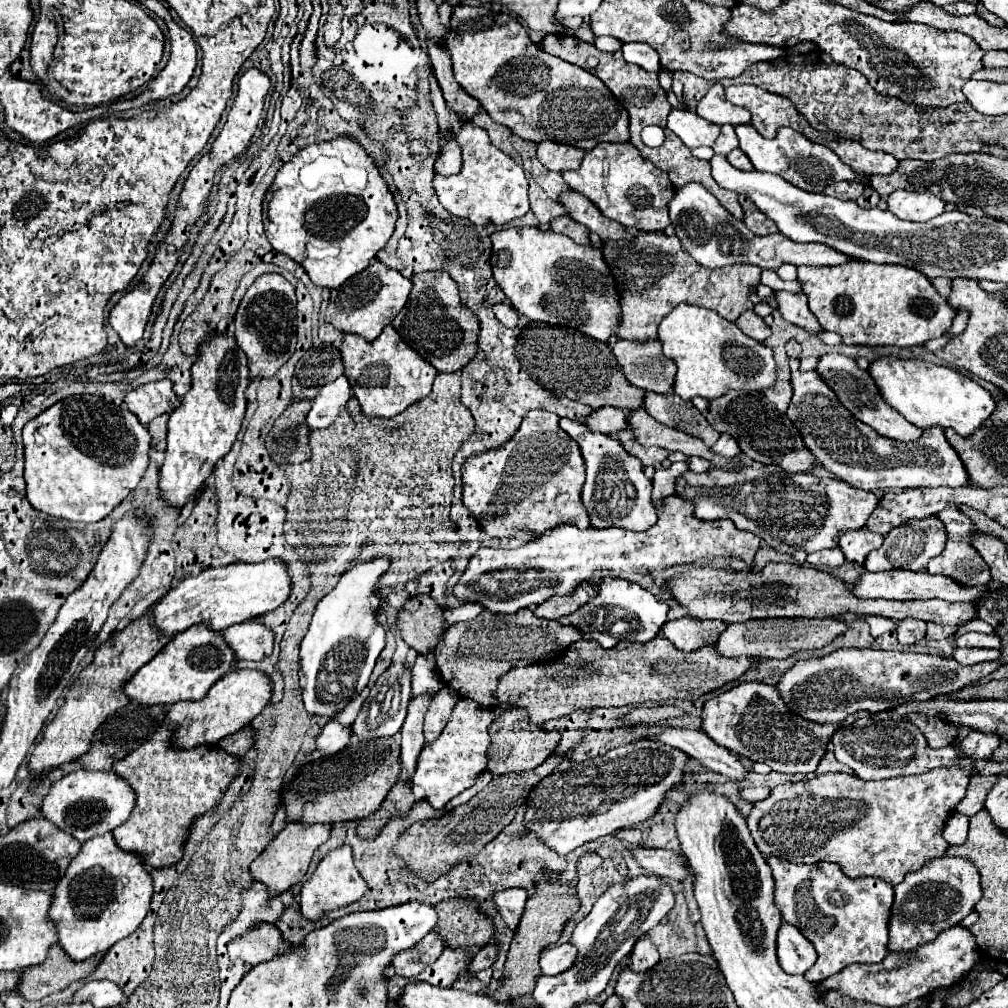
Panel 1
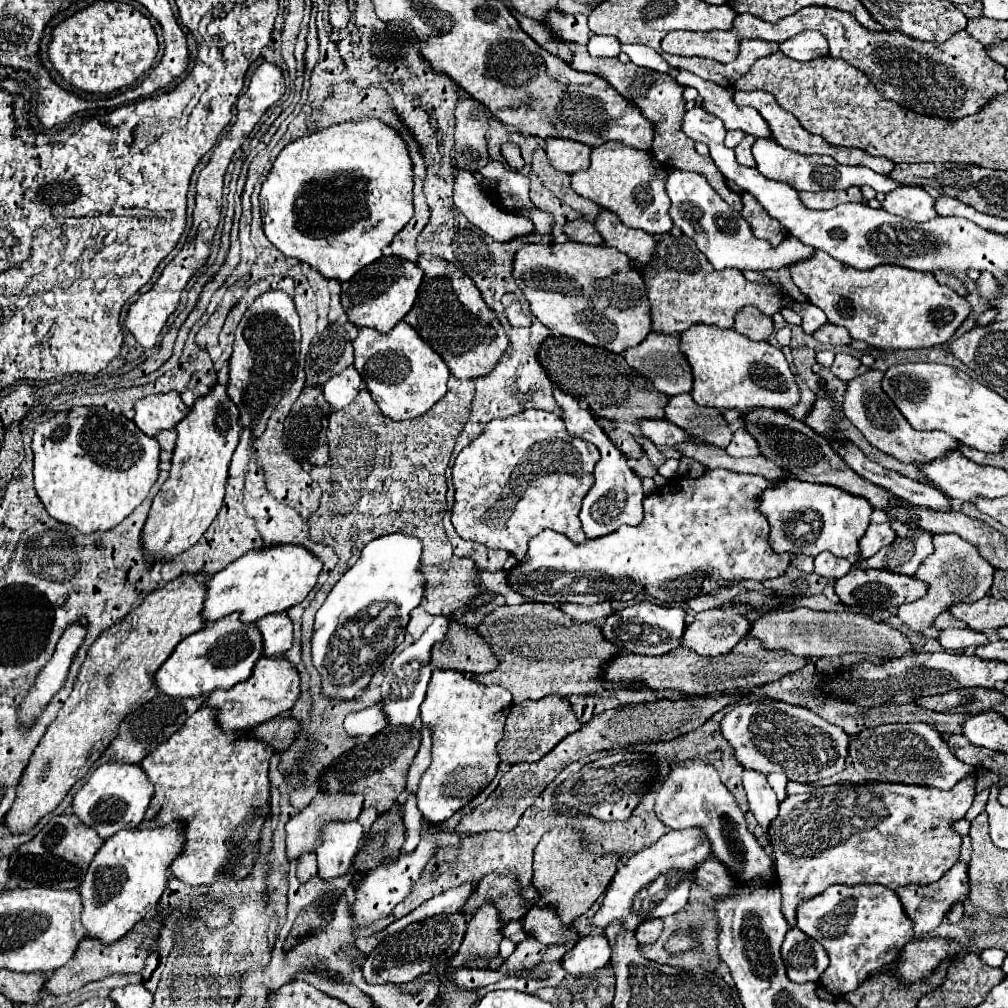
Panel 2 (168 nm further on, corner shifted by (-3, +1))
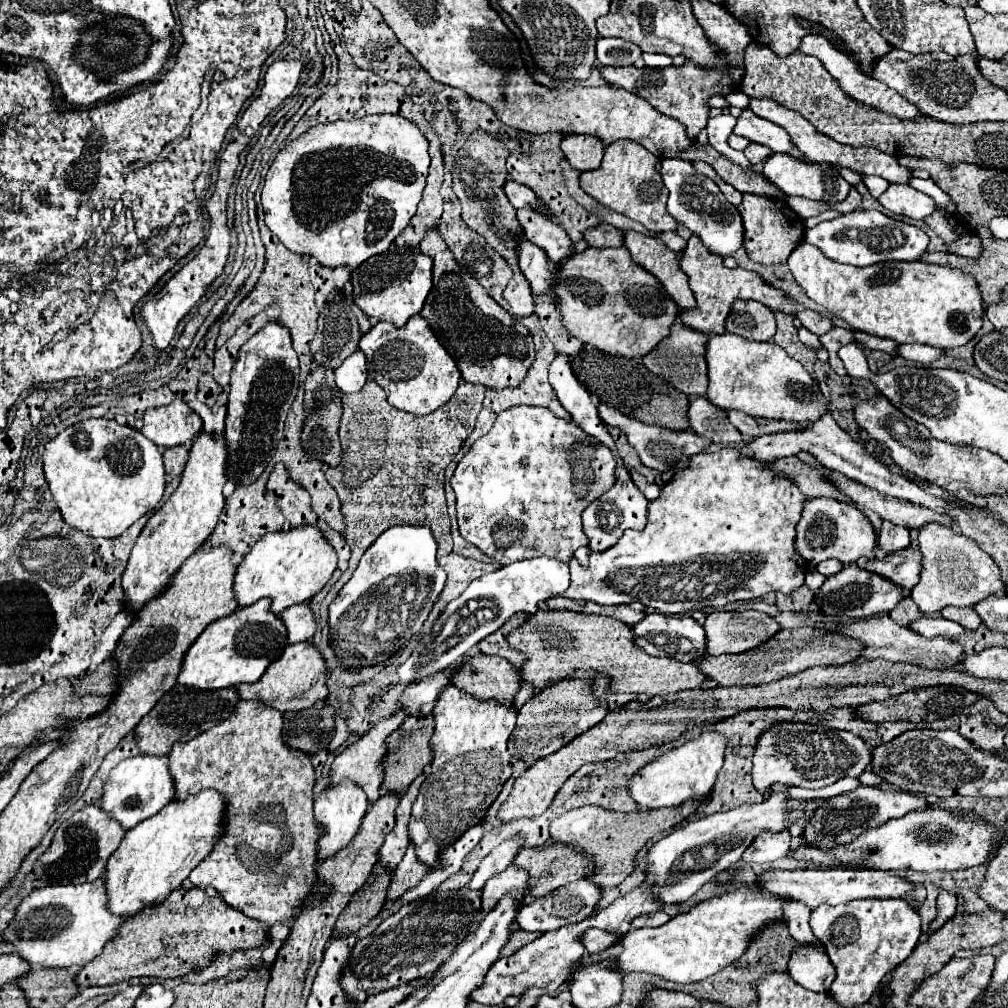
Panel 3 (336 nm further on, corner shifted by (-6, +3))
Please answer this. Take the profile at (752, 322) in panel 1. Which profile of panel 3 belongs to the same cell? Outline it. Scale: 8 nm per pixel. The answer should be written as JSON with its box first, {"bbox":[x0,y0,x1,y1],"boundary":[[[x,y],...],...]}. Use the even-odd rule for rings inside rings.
{"bbox":[725,299,775,341],"boundary":[[[737,299],[727,315],[725,331],[751,341],[771,341],[775,335],[775,315],[763,303]]]}

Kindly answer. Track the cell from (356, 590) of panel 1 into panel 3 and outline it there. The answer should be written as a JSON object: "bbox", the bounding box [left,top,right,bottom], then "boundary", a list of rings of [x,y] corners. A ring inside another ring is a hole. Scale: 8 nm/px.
{"bbox":[329,525,447,669],"boundary":[[[395,525],[391,529],[387,529],[361,557],[353,577],[343,585],[343,589],[339,591],[339,595],[335,597],[335,601],[329,607],[329,641],[333,651],[337,653],[339,661],[343,661],[345,667],[349,669],[363,669],[363,667],[371,667],[377,665],[385,655],[385,641],[393,639],[393,643],[405,643],[407,633],[409,639],[413,635],[417,635],[429,615],[429,611],[433,609],[433,603],[437,601],[439,593],[443,591],[447,573],[443,571],[443,567],[437,563],[437,541],[431,533],[429,527],[423,525]],[[361,611],[385,611],[387,613],[387,621],[385,625],[375,627],[369,635],[363,633],[363,623],[361,623]]]}

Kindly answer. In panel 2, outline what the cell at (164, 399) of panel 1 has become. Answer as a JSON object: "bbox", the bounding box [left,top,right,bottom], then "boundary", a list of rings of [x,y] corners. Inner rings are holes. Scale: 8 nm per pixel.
{"bbox":[134,391,190,437],"boundary":[[[168,391],[138,399],[134,403],[134,411],[134,423],[148,437],[156,437],[162,429],[174,429],[176,423],[190,413],[190,407],[180,401],[178,391]]]}

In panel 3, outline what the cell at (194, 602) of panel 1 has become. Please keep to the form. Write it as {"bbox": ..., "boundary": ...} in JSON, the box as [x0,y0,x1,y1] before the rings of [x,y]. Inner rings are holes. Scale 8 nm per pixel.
{"bbox":[233,525,337,615],"boundary":[[[317,525],[273,531],[261,537],[237,567],[233,587],[235,599],[239,601],[239,607],[247,607],[263,597],[269,597],[273,601],[271,609],[281,615],[287,607],[309,601],[313,595],[317,595],[327,585],[335,569],[337,553]]]}

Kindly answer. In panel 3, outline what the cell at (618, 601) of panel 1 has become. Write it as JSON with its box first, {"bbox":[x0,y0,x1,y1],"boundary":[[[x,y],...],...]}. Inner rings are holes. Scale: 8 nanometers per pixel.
{"bbox":[633,613,707,663],"boundary":[[[649,613],[641,623],[633,627],[633,633],[637,635],[635,643],[647,651],[649,655],[655,657],[669,657],[681,663],[695,663],[701,661],[707,655],[705,649],[705,631],[703,627],[689,615],[659,615],[659,613]]]}

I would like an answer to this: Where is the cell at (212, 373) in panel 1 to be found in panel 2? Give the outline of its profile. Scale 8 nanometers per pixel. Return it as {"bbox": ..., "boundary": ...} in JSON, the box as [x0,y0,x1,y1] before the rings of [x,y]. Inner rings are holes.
{"bbox":[142,383,240,561],"boundary":[[[214,383],[206,395],[196,399],[188,417],[176,425],[176,449],[170,461],[170,475],[152,501],[148,521],[142,529],[142,543],[152,561],[170,559],[190,545],[210,527],[222,507],[224,485],[234,449],[240,439],[240,411],[228,397],[228,383]]]}

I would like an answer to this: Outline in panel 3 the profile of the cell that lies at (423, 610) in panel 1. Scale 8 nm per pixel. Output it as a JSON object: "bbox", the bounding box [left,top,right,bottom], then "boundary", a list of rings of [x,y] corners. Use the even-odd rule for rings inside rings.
{"bbox":[453,653,521,707],"boundary":[[[479,653],[471,655],[453,675],[453,685],[479,701],[495,699],[497,703],[503,701],[505,707],[513,707],[521,675],[509,661]]]}

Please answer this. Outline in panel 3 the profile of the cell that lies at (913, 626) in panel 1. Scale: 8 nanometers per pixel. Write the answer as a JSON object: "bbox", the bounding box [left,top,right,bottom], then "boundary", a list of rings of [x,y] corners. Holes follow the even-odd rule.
{"bbox":[911,523,1005,615],"boundary":[[[925,523],[917,531],[923,561],[921,561],[921,579],[911,589],[911,597],[925,615],[941,611],[947,605],[969,607],[1005,589],[1005,585],[1001,583],[1001,571],[997,563],[963,533],[941,523]]]}

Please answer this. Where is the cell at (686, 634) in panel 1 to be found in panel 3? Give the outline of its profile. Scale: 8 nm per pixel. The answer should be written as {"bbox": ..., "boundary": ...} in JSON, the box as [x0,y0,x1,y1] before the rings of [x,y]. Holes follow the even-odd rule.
{"bbox":[703,611,781,655],"boundary":[[[715,611],[707,615],[703,627],[709,655],[749,651],[781,631],[773,617],[759,611]]]}

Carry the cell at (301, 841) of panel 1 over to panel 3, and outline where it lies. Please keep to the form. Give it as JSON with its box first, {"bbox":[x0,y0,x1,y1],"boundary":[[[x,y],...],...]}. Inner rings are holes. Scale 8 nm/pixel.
{"bbox":[329,711,407,803],"boundary":[[[395,711],[393,715],[389,715],[389,717],[381,719],[381,721],[377,721],[377,723],[373,725],[373,729],[367,731],[359,741],[355,741],[355,743],[349,745],[347,749],[343,749],[343,753],[339,753],[339,755],[335,757],[333,767],[331,767],[331,771],[329,771],[331,783],[335,785],[335,783],[339,783],[339,781],[343,781],[343,779],[353,779],[355,783],[359,783],[359,785],[365,789],[367,799],[369,799],[371,803],[377,801],[377,799],[379,799],[379,789],[381,789],[381,783],[383,783],[383,775],[385,775],[385,771],[383,771],[383,761],[385,761],[385,755],[387,755],[385,739],[387,739],[393,731],[397,731],[397,729],[401,727],[401,723],[403,723],[405,717],[407,717],[405,711]]]}

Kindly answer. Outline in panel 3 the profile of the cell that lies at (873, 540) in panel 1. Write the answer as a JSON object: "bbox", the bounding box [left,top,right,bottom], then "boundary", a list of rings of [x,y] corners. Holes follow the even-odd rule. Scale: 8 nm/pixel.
{"bbox":[877,521,911,553],"boundary":[[[883,521],[877,543],[883,553],[895,553],[895,551],[911,547],[911,533],[909,533],[909,529],[903,529],[899,525]]]}

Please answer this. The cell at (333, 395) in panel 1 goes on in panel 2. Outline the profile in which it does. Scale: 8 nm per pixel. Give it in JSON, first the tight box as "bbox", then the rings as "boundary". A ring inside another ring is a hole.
{"bbox":[322,365,362,411],"boundary":[[[350,365],[342,373],[334,375],[332,379],[328,379],[326,385],[322,387],[322,393],[324,393],[324,399],[328,401],[328,405],[334,411],[340,411],[340,409],[348,407],[354,401],[354,397],[358,395],[360,387],[362,387],[362,377]]]}

